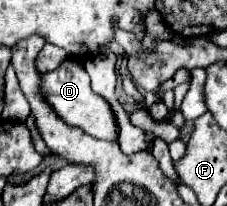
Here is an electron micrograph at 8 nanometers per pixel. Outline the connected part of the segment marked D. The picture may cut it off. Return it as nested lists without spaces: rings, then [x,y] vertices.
[[[66,60],[54,72],[42,74],[42,88],[44,88],[44,94],[48,96],[48,102],[52,104],[56,114],[66,124],[78,126],[84,132],[88,132],[90,136],[100,138],[100,140],[118,140],[120,126],[116,122],[116,114],[114,114],[112,106],[100,94],[96,94],[92,90],[90,76],[88,76],[86,68],[80,62]]]

